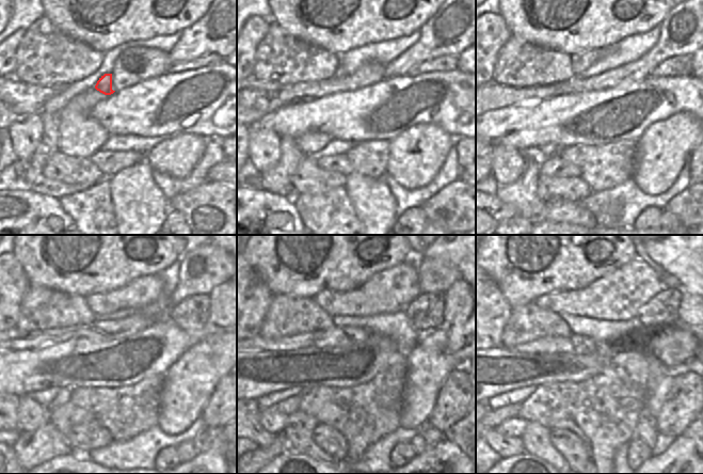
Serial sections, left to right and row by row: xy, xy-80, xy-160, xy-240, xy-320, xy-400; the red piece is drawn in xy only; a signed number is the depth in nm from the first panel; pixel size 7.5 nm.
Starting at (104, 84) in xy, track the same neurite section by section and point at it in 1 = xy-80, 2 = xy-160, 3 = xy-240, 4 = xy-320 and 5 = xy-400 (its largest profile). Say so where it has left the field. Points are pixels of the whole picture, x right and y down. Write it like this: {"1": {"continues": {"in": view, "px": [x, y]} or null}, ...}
{"1": {"continues": {"in": "xy-80", "px": [339, 73]}}, "2": {"continues": {"in": "xy-160", "px": [580, 62]}}, "3": {"continues": {"in": "xy-240", "px": [142, 290]}}, "4": {"continues": {"in": "xy-320", "px": [390, 290]}}, "5": {"continues": {"in": "xy-400", "px": [618, 296]}}}

